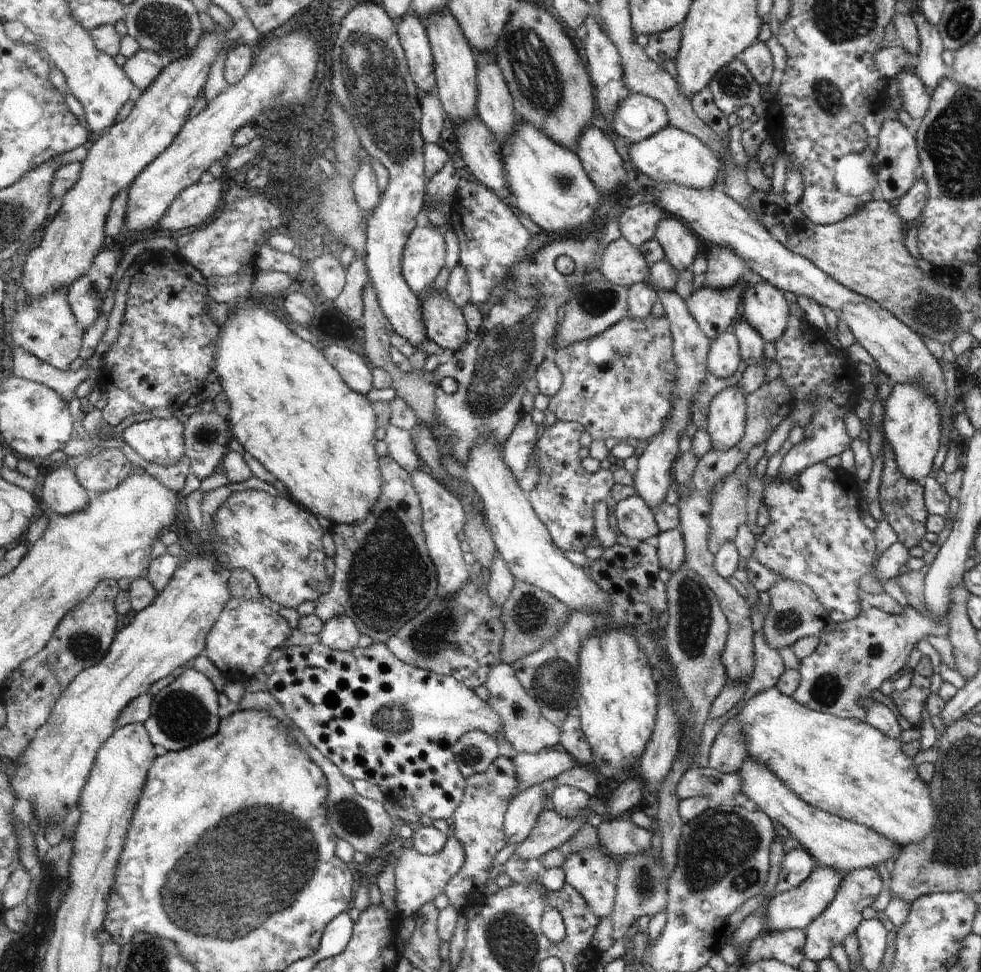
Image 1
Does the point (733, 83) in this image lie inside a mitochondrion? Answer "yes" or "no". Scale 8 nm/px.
yes

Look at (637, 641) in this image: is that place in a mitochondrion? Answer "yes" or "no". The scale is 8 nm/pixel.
no

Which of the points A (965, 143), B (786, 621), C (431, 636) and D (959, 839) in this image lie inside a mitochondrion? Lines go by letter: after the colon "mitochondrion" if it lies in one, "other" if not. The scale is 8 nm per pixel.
A: mitochondrion
B: mitochondrion
C: mitochondrion
D: mitochondrion

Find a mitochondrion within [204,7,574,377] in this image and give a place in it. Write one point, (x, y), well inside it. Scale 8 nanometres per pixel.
(371, 81)

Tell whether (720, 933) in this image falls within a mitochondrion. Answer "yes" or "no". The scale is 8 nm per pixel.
no

